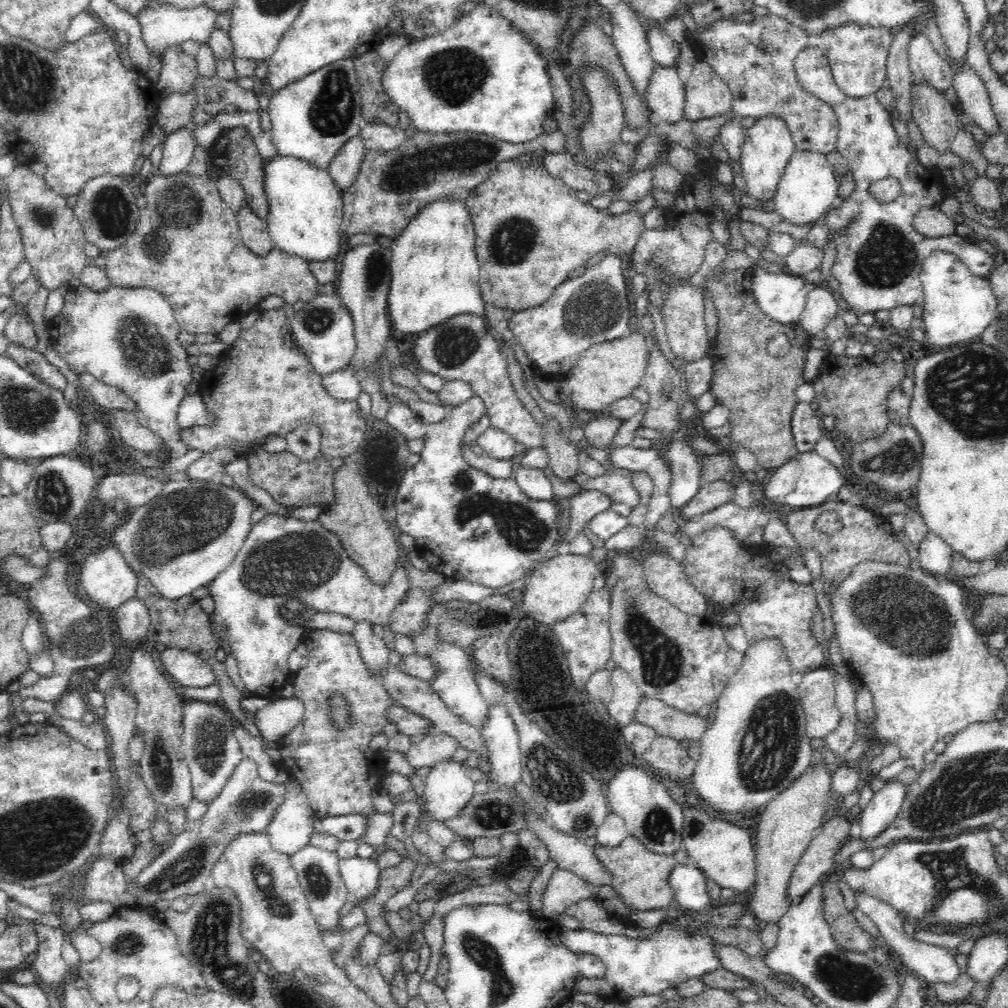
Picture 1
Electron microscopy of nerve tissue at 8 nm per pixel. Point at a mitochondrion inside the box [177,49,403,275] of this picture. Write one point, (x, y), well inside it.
(331, 114)

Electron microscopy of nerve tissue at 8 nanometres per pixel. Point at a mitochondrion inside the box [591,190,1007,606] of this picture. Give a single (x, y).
(887, 257)

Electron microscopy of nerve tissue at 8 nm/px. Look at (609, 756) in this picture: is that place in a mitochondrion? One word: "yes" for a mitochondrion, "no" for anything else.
no

